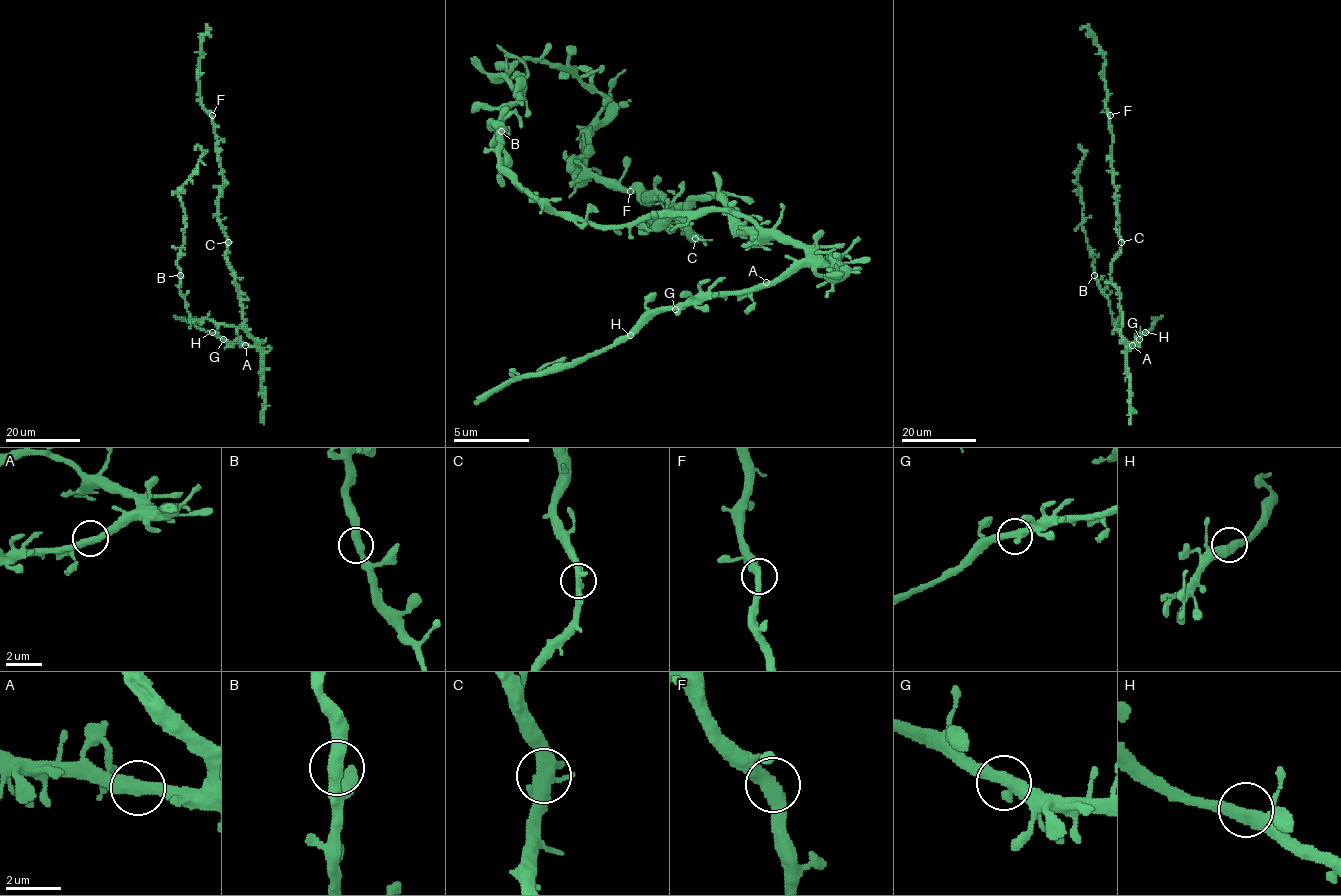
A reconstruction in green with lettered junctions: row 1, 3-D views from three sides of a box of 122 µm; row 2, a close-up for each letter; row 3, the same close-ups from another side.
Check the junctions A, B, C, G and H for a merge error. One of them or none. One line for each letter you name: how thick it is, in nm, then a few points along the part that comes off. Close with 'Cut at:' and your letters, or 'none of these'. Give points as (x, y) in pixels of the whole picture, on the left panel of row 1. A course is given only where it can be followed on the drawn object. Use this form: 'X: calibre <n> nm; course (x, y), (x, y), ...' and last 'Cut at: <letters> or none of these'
Cut at: none of these

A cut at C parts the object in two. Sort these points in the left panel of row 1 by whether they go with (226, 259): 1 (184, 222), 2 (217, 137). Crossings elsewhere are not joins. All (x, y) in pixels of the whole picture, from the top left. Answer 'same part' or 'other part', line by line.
1: same part
2: other part

